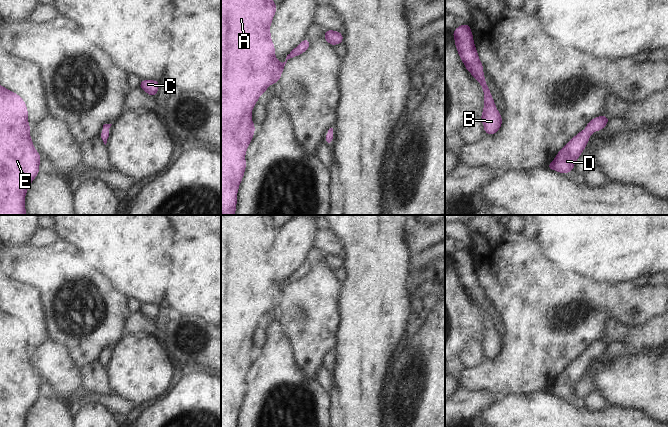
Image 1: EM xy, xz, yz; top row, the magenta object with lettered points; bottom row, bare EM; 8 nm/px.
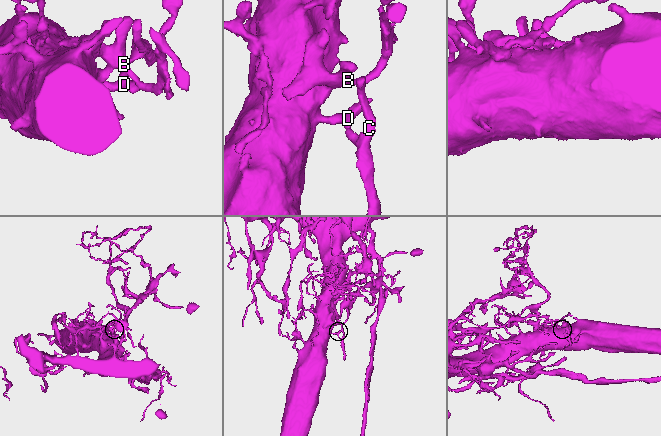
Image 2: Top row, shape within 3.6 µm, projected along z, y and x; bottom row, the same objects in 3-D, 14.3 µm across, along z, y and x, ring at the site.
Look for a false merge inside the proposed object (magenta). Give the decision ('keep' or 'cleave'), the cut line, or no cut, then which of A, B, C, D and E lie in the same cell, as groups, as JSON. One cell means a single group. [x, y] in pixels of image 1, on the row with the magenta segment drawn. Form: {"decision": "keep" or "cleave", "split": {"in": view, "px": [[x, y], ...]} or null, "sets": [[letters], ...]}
{"decision": "keep", "split": null, "sets": [["A", "B", "C", "D", "E"]]}

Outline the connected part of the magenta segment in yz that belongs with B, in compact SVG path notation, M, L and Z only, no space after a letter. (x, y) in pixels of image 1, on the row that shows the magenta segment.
M469 24L458 26L452 35L454 36L458 54L465 68L481 84L484 92L484 109L480 116L484 125L484 132L490 135L496 134L502 126L502 117L495 106L491 92L486 84L483 65L478 57Z

